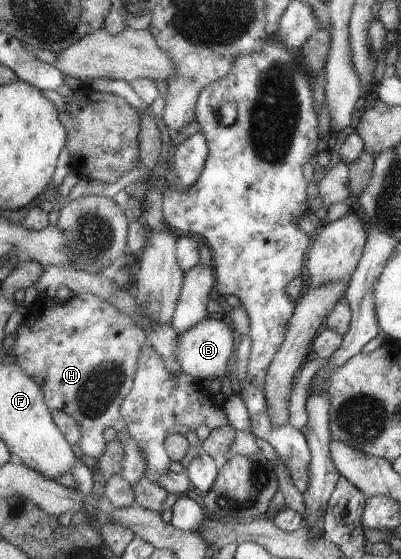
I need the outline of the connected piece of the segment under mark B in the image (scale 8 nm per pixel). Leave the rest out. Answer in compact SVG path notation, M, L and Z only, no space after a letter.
M210 315L203 318L199 324L191 326L185 334L177 335L177 362L181 366L182 372L193 375L194 379L200 384L204 380L214 379L218 376L225 376L227 371L227 362L231 360L235 352L233 344L233 334L225 326L225 322L211 318Z

